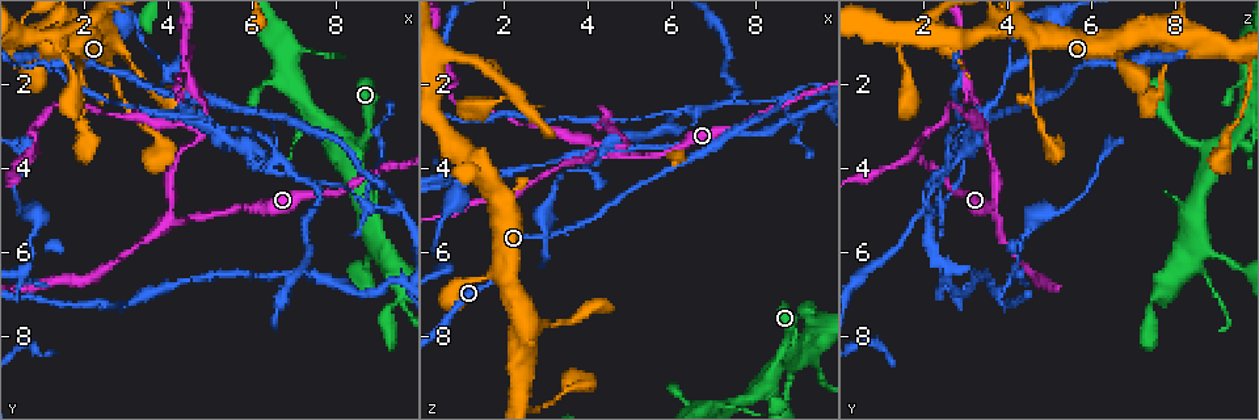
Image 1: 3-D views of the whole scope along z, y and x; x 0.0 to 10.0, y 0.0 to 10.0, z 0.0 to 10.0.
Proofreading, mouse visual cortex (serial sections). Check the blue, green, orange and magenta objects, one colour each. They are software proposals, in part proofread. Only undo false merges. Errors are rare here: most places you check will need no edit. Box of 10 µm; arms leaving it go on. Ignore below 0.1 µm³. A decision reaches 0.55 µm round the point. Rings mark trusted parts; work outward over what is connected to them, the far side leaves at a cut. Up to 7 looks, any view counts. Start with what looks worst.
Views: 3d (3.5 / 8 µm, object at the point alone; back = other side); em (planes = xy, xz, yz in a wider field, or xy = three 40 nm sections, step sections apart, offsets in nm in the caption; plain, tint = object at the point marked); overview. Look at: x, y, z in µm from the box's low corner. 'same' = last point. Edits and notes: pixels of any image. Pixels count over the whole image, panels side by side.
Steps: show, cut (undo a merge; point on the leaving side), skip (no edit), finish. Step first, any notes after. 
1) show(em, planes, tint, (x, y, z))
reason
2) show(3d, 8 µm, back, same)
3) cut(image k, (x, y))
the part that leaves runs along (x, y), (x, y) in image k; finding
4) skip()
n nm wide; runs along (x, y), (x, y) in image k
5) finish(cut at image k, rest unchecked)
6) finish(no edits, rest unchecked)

show(3d, 3.5 µm, back, (9.40, 5.00, 2.15))
sharp bend

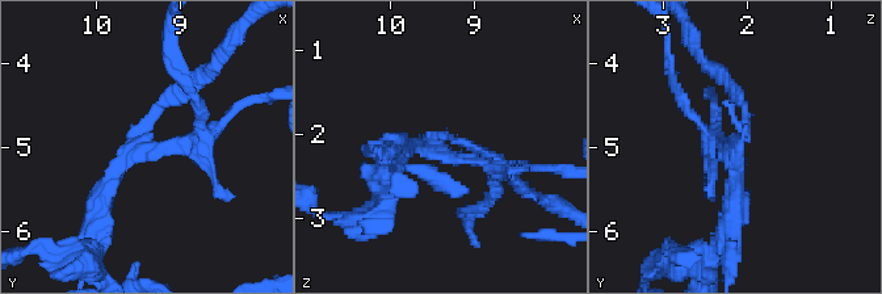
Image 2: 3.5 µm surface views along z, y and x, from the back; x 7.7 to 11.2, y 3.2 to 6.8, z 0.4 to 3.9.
show(em, planes, tint, (9.40, 5.05, 2.25))

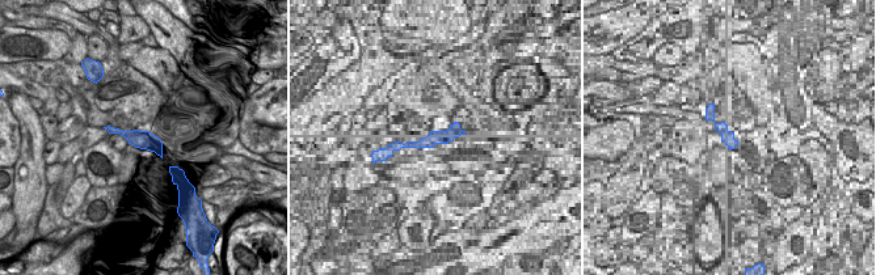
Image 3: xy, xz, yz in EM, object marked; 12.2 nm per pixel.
cut(image 2, (185, 143))
220 nm wide; the part that leaves runs along (135, 135), (164, 148), (236, 108) in image 2; a second cell is stuck on

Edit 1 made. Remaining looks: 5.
show(overview)

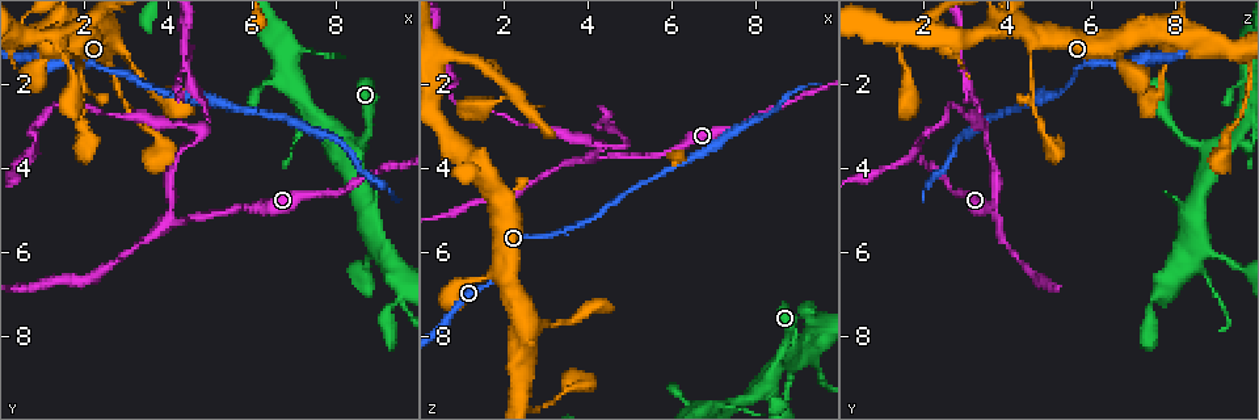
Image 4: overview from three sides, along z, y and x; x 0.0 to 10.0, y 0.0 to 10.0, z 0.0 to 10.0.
show(3d, 3.5 µm, (4.10, 5.30, 3.75))
three-way junction

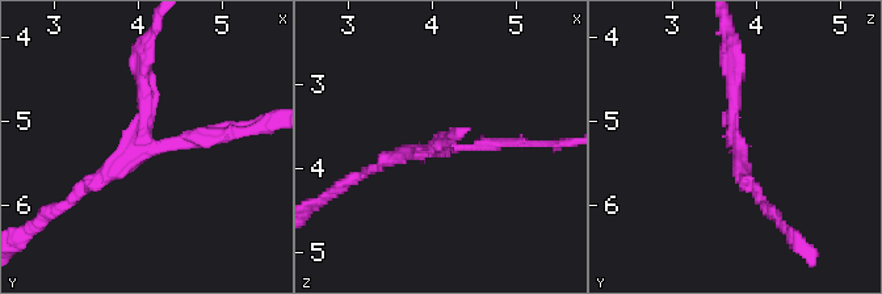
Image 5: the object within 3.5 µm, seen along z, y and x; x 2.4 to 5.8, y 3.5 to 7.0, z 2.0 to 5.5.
show(em, xy, step 5, plain, (4.20, 5.25, 3.80))
3 arms; arms of 150, 200, 200 nm; shape alone is not enough

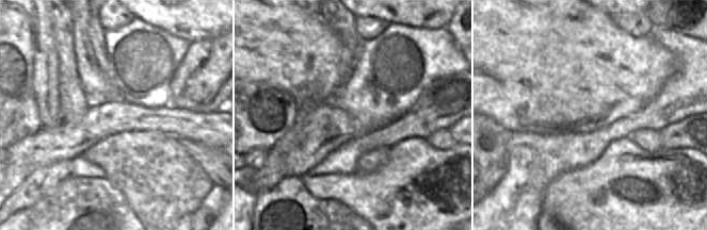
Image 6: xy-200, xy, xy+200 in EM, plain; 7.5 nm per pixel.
show(em, xy, step 5, tint, same)
where the object lies

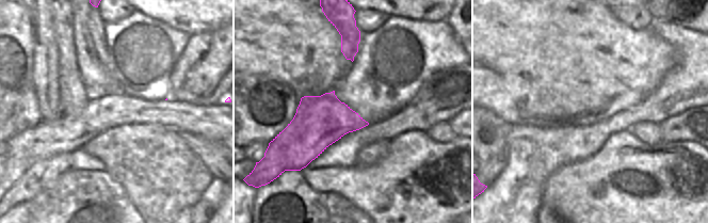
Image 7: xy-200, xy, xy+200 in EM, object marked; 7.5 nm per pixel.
cut(image 5, (734, 93))
380 nm wide; border along (301, 99), (327, 116), (340, 101) in image 7; a second cell is stuck on

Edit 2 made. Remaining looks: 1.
finish(cut at image 2, cut at image 5, rest unchecked)

